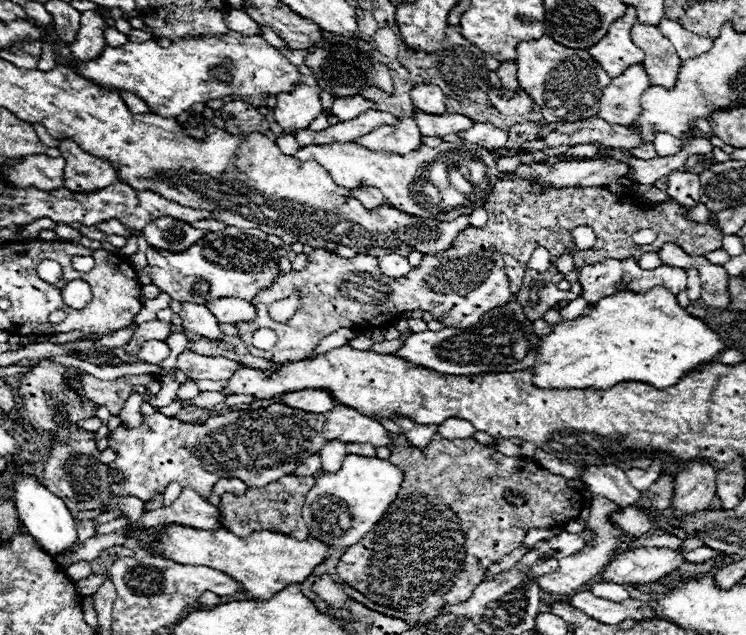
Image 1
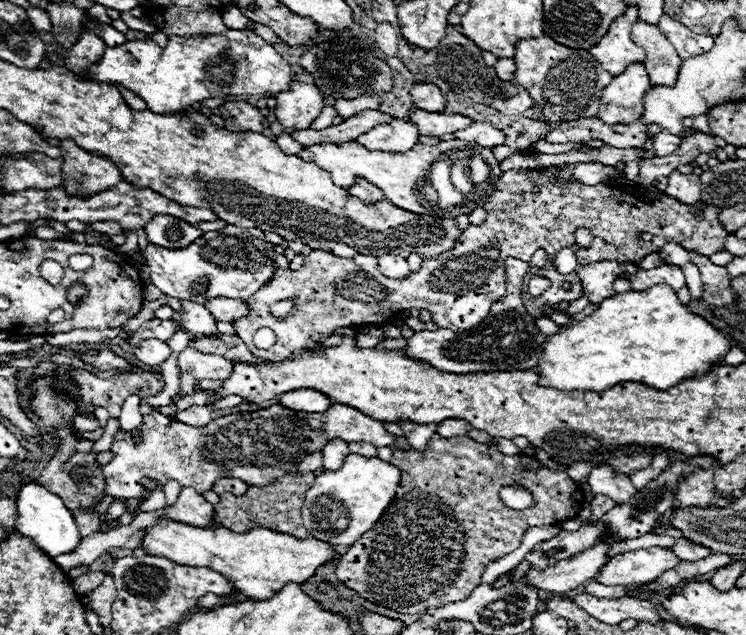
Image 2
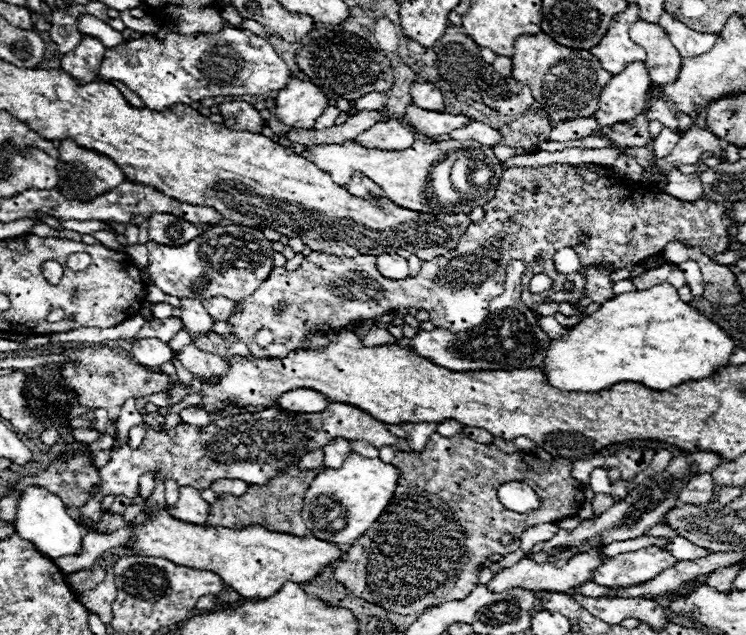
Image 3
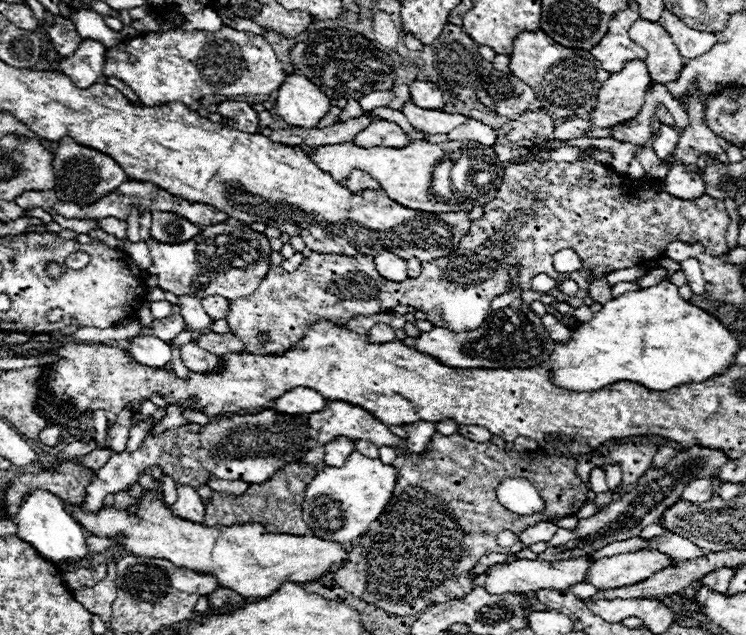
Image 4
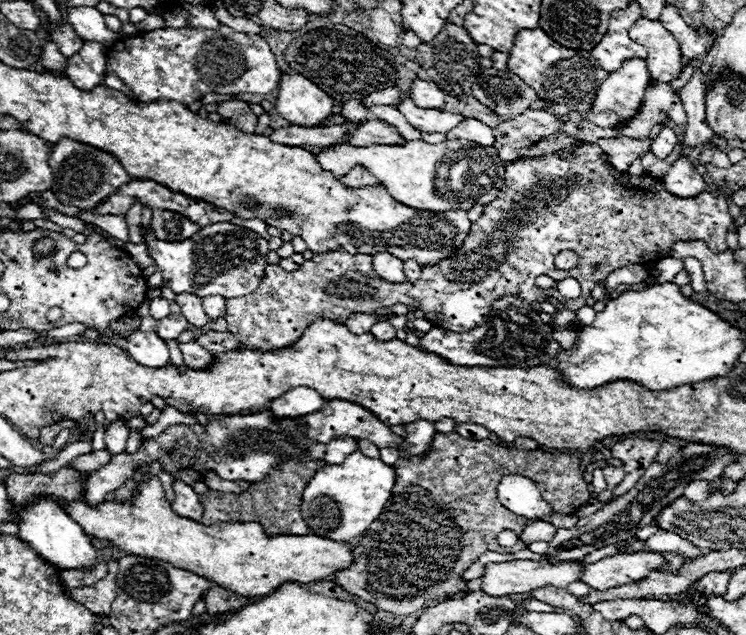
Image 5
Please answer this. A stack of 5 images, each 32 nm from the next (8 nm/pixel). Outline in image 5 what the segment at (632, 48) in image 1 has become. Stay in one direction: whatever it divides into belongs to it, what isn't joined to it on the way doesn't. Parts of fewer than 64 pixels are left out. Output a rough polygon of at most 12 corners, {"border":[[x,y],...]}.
{"border":[[640,4],[610,16],[606,36],[592,56],[606,70],[622,60],[646,58],[646,48],[628,36],[642,16]]}

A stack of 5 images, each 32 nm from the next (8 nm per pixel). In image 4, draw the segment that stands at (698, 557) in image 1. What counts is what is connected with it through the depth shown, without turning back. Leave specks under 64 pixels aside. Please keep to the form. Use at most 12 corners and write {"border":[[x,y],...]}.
{"border":[[678,534],[650,538],[650,548],[676,560],[698,558],[704,552]]}

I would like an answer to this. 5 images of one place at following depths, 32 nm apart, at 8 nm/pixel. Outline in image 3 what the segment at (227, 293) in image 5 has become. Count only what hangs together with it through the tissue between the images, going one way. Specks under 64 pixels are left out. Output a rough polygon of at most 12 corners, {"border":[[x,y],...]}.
{"border":[[256,228],[148,244],[150,278],[178,298],[254,294],[272,270]]}

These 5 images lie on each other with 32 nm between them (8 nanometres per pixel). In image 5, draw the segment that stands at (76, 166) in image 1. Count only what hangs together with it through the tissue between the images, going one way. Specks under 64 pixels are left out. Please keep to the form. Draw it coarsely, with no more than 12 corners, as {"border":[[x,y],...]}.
{"border":[[62,138],[50,168],[62,204],[96,208],[132,176],[110,152]]}

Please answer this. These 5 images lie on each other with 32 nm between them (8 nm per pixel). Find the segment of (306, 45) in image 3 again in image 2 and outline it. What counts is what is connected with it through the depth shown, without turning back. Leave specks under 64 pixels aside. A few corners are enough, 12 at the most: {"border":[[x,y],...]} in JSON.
{"border":[[320,28],[300,66],[322,94],[390,92],[392,68],[348,32]]}

